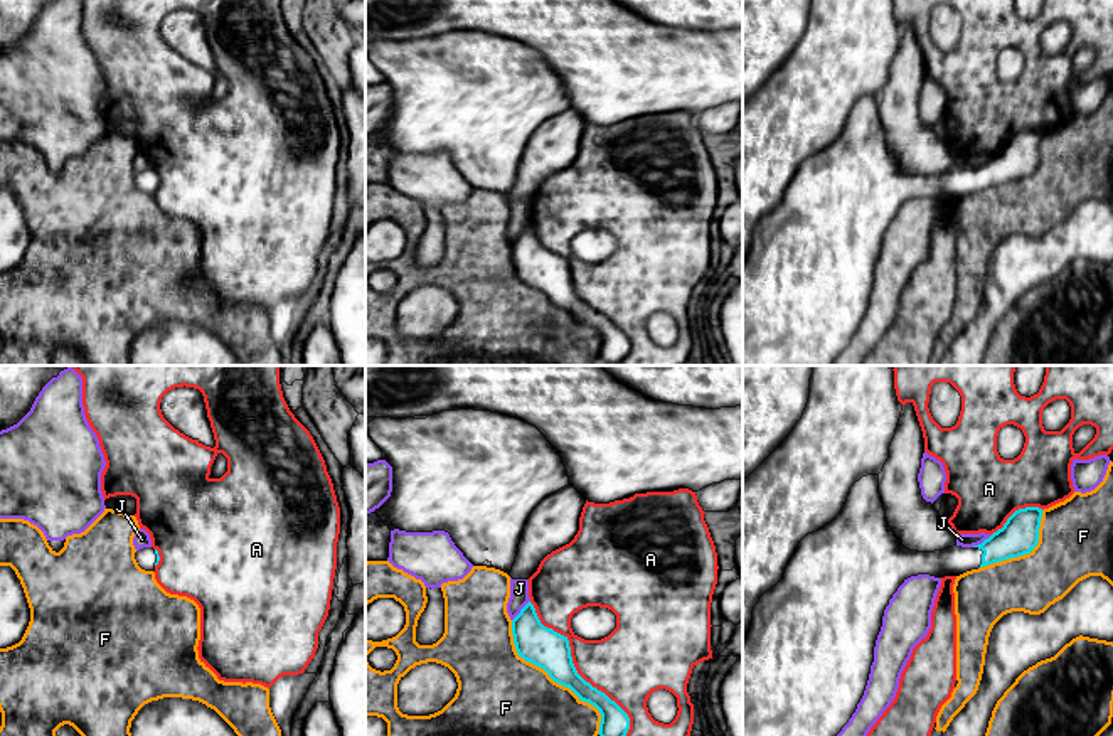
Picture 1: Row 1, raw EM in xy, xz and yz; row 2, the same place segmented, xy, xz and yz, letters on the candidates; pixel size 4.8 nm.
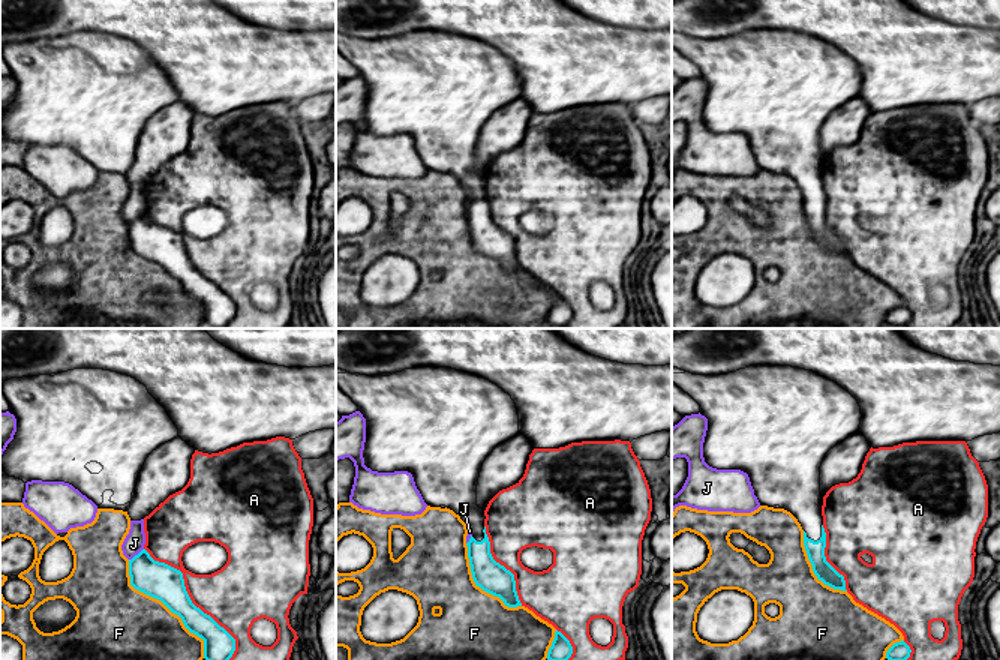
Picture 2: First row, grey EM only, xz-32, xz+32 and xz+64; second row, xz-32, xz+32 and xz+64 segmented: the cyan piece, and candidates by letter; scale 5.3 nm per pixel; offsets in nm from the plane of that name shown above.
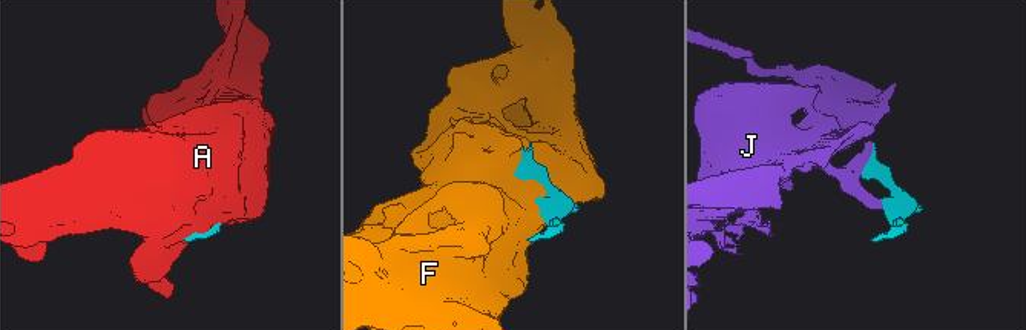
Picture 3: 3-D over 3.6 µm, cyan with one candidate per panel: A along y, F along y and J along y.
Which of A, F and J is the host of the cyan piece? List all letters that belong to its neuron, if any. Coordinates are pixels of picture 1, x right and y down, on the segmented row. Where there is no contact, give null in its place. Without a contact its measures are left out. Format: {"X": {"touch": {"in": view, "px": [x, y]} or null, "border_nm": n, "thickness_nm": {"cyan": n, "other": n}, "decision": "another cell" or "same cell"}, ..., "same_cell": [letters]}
{"A": {"touch": {"in": "xz", "px": [575, 667]}, "border_nm": 800, "thickness_nm": {"cyan": 190, "other": 340}, "decision": "another cell"}, "F": {"touch": {"in": "xz", "px": [553, 679]}, "border_nm": 700, "thickness_nm": {"cyan": 190, "other": 380}, "decision": "another cell"}, "J": {"touch": {"in": "xz", "px": [521, 610]}, "border_nm": 130, "thickness_nm": {"cyan": 190, "other": 100}, "decision": "another cell"}, "same_cell": []}

